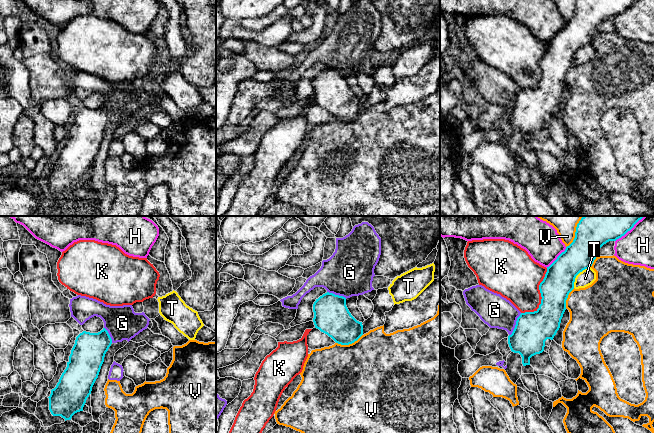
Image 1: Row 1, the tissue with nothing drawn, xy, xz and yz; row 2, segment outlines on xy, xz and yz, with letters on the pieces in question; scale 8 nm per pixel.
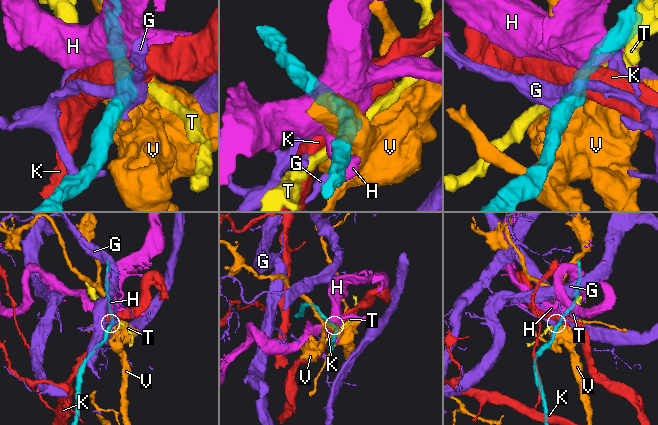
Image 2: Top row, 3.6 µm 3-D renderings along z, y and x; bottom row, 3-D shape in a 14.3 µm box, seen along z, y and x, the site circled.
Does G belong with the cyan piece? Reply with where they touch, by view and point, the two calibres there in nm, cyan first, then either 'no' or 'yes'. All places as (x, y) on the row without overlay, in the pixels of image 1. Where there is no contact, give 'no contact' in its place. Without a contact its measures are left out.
meets cyan in yz at (516, 100); 280 nm thick on the cyan side, 260 nm on the other; no

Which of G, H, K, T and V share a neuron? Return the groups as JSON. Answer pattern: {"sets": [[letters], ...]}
{"sets": [["G"], ["H"], ["K"], ["T"], ["V"]]}

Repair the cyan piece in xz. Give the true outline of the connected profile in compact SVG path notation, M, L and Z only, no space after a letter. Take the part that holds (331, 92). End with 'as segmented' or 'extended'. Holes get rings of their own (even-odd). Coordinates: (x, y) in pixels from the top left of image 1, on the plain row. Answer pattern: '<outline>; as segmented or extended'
M329 68L323 70L314 78L313 88L315 104L338 120L352 120L363 111L362 98L351 91L343 72Z; as segmented

